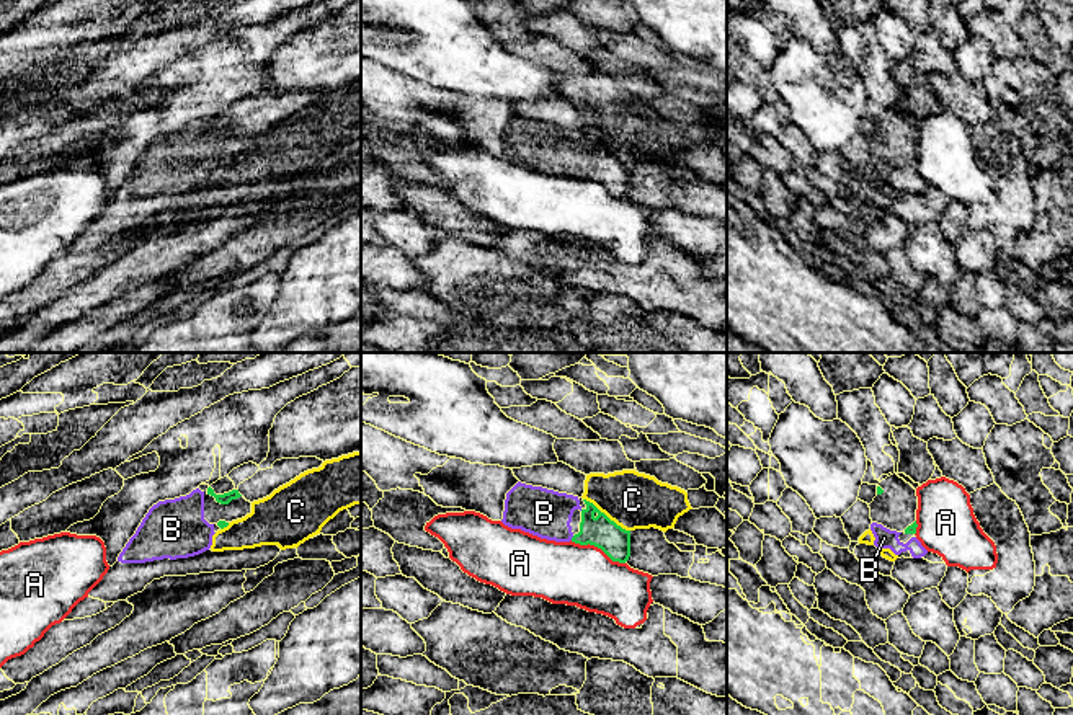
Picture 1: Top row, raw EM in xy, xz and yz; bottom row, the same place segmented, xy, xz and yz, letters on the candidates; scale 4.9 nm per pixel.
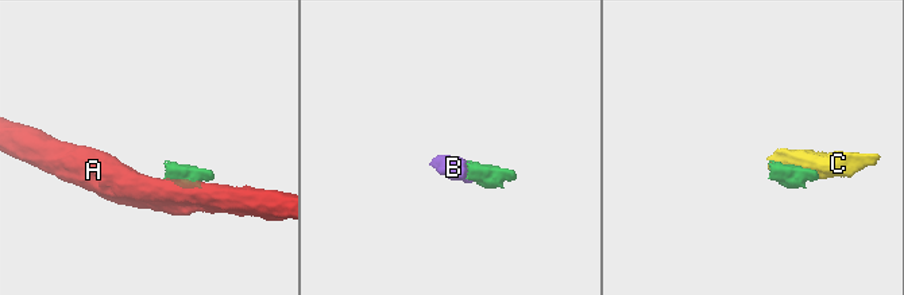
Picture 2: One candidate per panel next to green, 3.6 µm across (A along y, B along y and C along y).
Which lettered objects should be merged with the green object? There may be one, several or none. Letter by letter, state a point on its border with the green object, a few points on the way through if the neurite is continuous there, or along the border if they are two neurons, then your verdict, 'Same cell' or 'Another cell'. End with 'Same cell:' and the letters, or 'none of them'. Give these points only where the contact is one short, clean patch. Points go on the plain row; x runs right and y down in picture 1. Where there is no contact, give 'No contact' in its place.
A: Touches green at xz (598, 182). Boundary: xz (570, 175), (593, 178), (613, 195), (624, 198). Another cell
B: Touches green at xz (572, 172). Same cell
C: Touches green at xz (605, 149). Boundary: xz (583, 133), (629, 165). Another cell
Same cell: B

